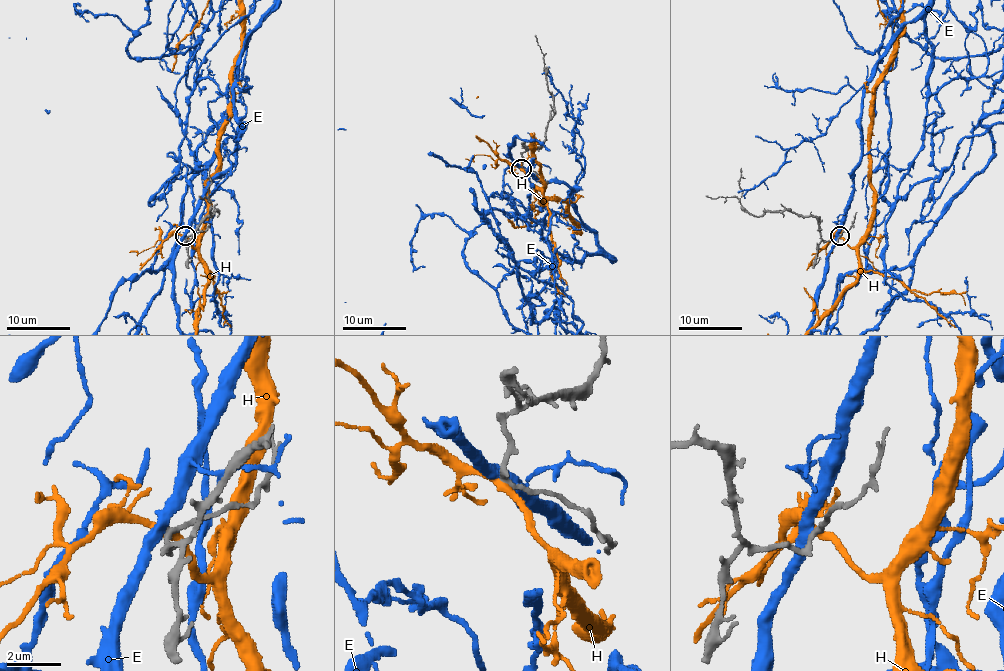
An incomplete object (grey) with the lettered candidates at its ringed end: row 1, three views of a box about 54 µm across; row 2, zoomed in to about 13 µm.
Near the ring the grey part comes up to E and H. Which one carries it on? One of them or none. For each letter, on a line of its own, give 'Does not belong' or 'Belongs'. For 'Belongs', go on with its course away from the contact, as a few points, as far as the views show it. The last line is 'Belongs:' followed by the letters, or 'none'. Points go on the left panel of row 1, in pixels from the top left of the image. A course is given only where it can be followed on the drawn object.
E: Does not belong
H: Does not belong
Belongs: none

